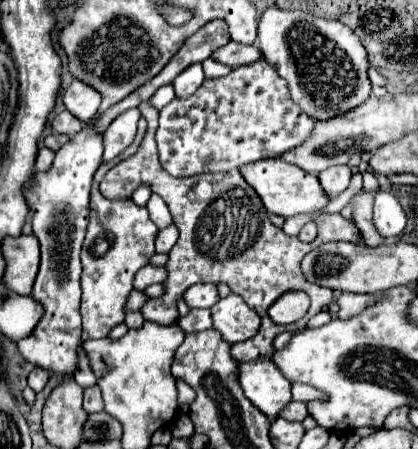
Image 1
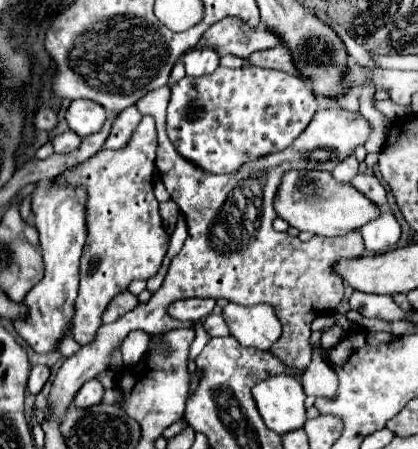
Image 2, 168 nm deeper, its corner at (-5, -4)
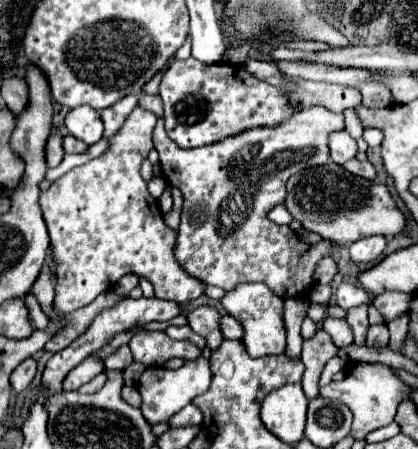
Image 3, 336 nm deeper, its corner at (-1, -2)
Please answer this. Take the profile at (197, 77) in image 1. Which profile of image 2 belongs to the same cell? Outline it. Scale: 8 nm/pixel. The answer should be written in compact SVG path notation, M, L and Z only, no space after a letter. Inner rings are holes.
M195 48L183 56L187 76L207 76L219 66L219 56L211 48Z

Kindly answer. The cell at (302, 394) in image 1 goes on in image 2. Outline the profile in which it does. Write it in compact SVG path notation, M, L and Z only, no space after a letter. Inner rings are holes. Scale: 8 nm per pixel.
M319 342L313 344L313 360L309 364L309 368L305 370L301 384L307 396L323 396L323 398L337 398L337 374L321 360L319 356ZM309 368L317 368L317 370L309 370Z

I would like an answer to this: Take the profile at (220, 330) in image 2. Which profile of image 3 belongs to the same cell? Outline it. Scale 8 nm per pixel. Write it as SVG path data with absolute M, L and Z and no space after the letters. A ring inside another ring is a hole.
M229 314L221 318L221 332L229 340L241 340L243 338L243 326Z

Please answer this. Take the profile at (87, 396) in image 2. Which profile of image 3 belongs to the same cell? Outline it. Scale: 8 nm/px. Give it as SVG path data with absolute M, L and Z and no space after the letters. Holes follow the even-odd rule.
M89 356L79 366L69 370L67 378L63 380L63 390L79 390L79 386L93 380L99 372L103 372L103 360L99 356Z

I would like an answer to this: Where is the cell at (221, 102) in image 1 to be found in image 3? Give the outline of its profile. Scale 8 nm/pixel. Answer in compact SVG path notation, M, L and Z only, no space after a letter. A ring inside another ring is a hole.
M189 56L187 60L175 60L169 66L169 70L163 74L159 94L165 110L165 130L169 138L175 140L181 148L199 148L205 144L213 144L255 126L275 126L293 114L293 108L289 106L289 100L281 90L257 80L245 68L223 62L203 64L193 56Z

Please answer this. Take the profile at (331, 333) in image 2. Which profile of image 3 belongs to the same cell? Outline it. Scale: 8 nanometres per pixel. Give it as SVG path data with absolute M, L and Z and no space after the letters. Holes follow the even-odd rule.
M317 330L315 336L309 340L303 340L303 352L301 352L301 362L305 364L305 374L303 374L303 390L309 400L319 396L319 376L323 372L323 366L327 360L337 356L337 348L325 334L325 330Z

